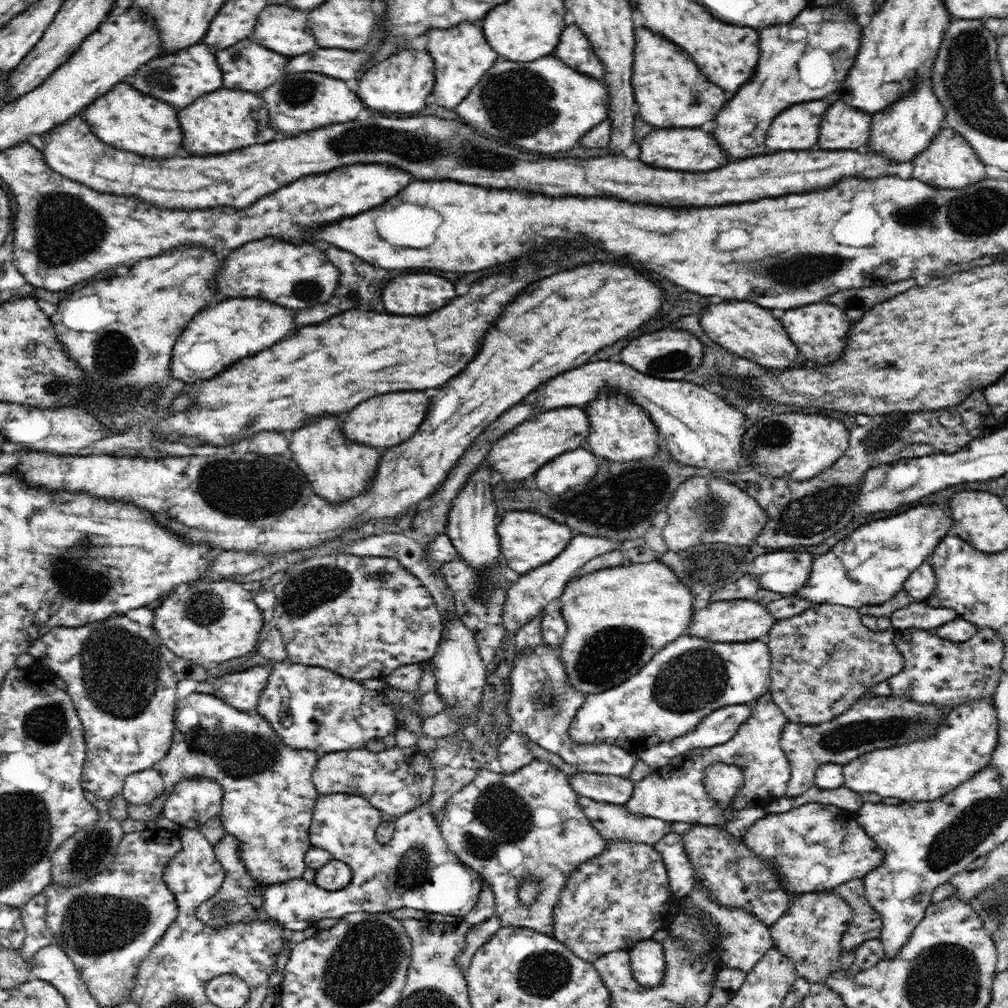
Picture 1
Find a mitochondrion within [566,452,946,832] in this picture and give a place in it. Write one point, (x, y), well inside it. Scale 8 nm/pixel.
(698, 677)

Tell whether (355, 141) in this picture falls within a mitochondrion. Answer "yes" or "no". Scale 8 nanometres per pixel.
yes

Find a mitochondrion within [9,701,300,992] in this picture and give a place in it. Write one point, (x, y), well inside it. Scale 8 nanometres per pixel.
(95, 925)

